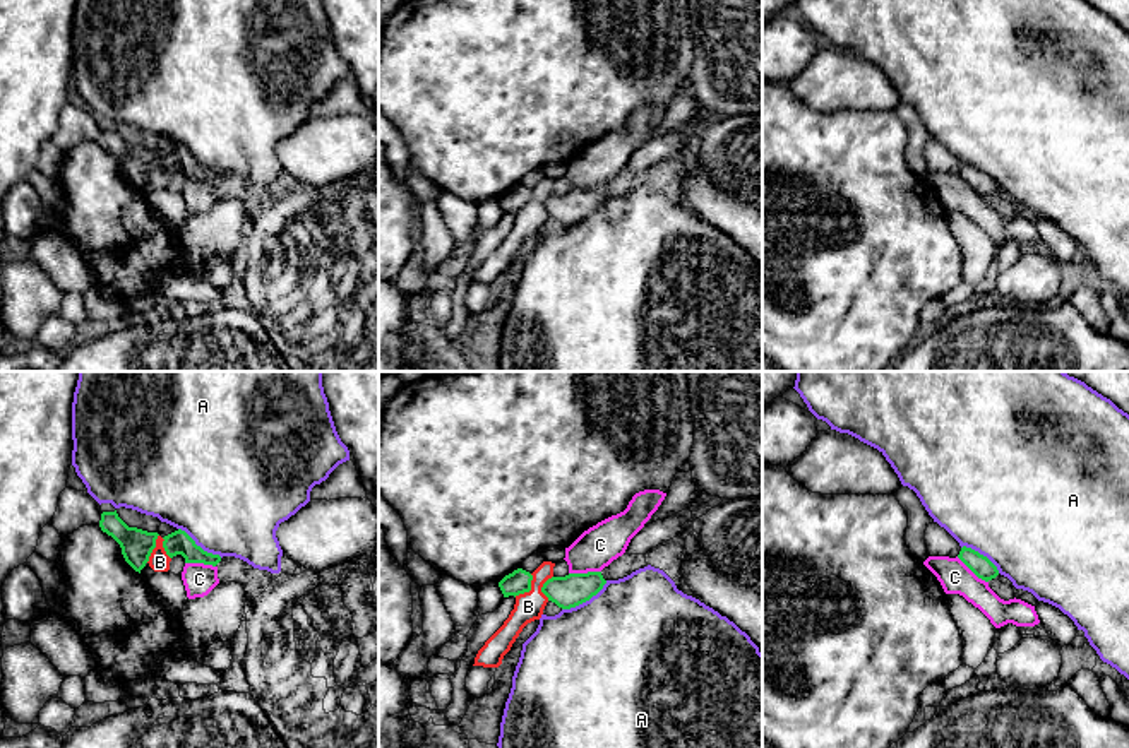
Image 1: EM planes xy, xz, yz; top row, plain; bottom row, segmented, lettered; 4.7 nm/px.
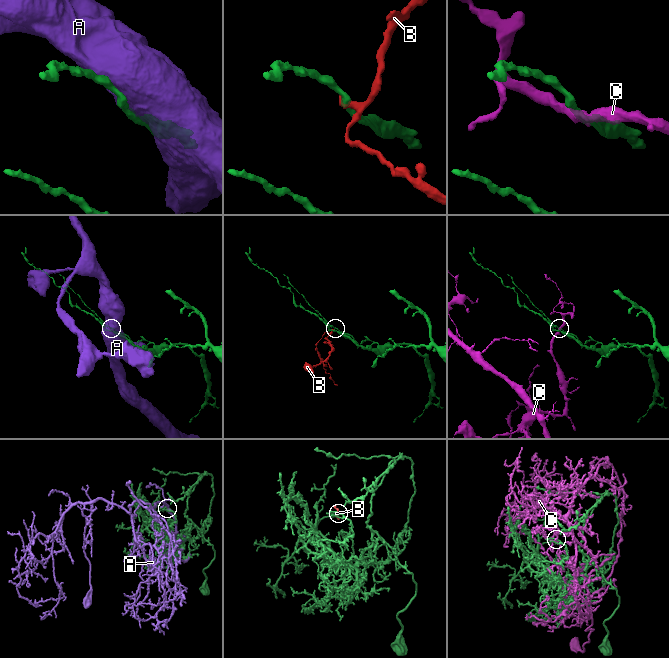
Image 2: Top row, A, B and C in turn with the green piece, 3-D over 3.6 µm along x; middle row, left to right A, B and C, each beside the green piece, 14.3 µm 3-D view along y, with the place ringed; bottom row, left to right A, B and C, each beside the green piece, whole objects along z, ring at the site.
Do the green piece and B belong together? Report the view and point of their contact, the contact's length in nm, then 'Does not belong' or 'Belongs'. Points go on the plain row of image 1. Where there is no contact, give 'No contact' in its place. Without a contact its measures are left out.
Touches green at xz (530, 206). Shared border 140 nm. Does not belong

